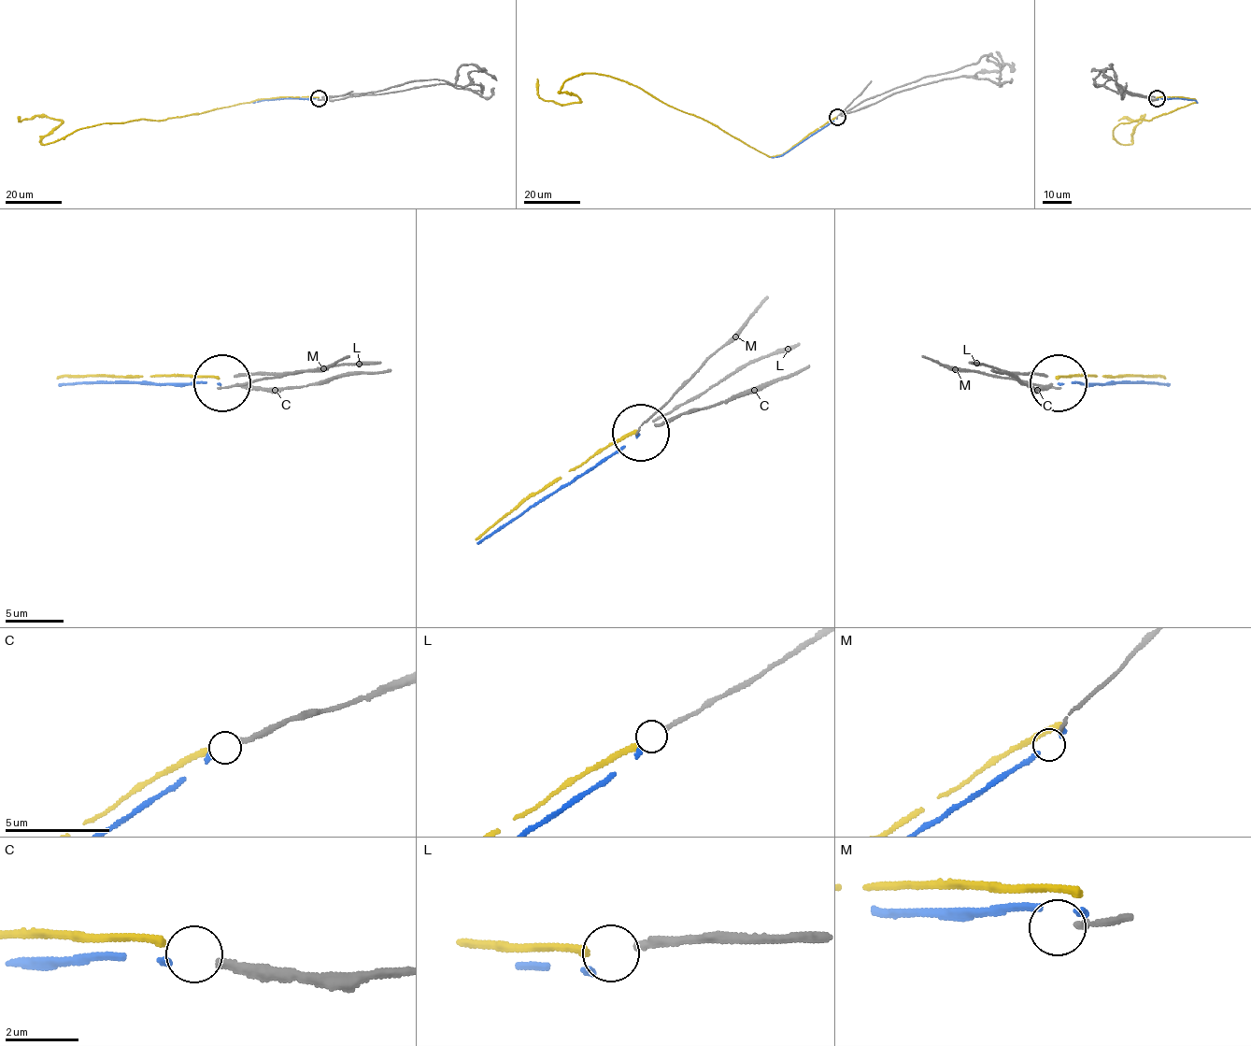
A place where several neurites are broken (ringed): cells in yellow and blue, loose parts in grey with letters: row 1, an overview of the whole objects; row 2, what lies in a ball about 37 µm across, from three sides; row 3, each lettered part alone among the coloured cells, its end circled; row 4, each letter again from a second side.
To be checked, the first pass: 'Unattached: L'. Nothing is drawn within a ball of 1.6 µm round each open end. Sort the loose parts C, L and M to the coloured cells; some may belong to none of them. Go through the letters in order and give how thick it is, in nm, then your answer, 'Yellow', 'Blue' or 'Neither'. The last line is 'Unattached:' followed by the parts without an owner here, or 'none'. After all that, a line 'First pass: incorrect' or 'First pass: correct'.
C: Thickness 260 nm. Blue
L: Thickness 220 nm. Yellow
M: Thickness 130 nm. Neither
Unattached: M
First pass: incorrect

